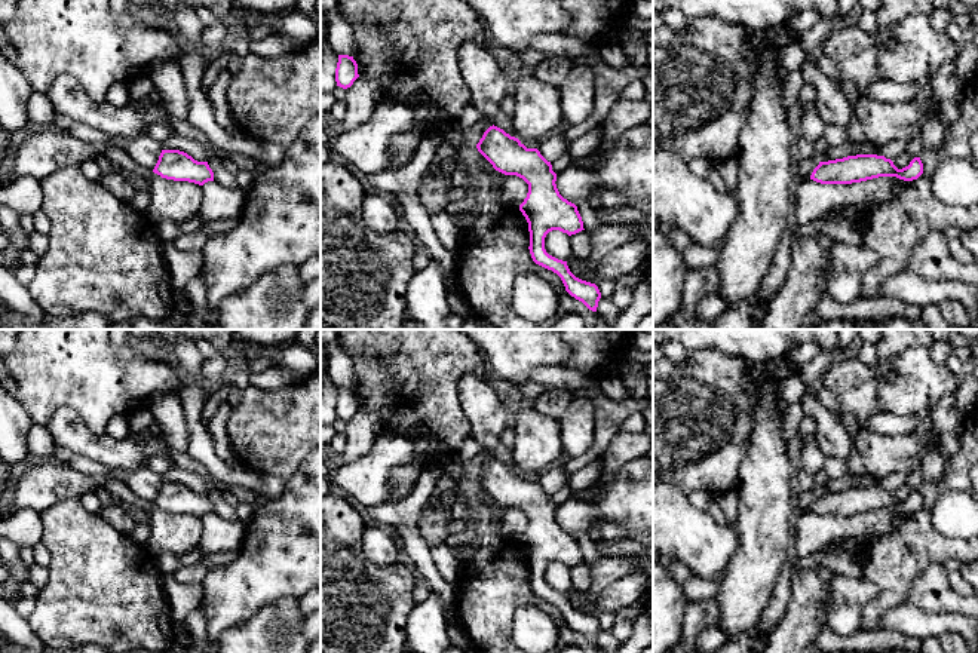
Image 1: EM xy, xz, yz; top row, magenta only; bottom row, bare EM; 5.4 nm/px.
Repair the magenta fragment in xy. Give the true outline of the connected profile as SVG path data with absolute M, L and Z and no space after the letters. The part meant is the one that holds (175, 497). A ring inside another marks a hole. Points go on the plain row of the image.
M162 482L153 505L166 512L188 513L199 518L214 513L214 505L208 494L197 494L180 482Z

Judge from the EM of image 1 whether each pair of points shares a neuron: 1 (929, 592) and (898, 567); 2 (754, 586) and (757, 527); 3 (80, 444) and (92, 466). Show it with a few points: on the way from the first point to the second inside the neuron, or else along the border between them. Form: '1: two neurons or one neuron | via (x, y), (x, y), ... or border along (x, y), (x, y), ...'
1: two neurons | border along (941, 563), (932, 563), (916, 579), (907, 601)
2: one neuron | via (754, 572), (757, 542)
3: two neurons | border along (57, 444), (109, 466), (120, 468)

